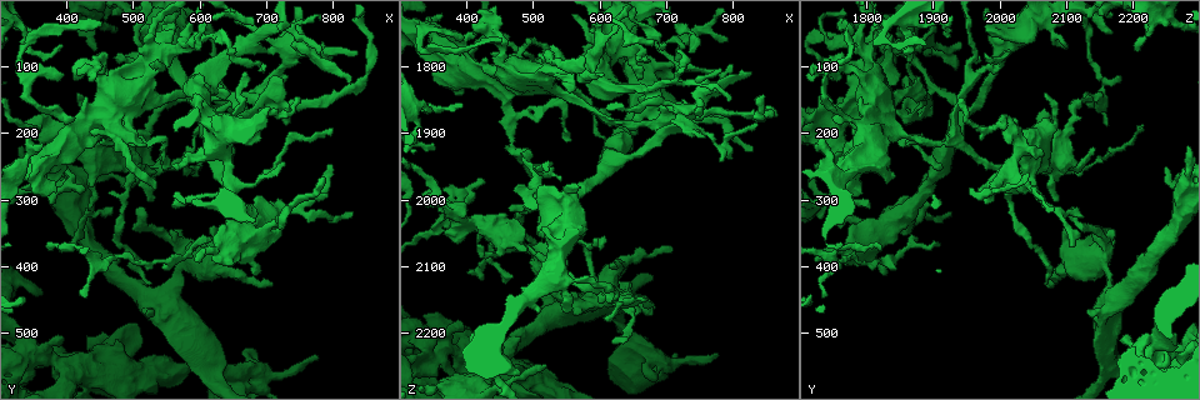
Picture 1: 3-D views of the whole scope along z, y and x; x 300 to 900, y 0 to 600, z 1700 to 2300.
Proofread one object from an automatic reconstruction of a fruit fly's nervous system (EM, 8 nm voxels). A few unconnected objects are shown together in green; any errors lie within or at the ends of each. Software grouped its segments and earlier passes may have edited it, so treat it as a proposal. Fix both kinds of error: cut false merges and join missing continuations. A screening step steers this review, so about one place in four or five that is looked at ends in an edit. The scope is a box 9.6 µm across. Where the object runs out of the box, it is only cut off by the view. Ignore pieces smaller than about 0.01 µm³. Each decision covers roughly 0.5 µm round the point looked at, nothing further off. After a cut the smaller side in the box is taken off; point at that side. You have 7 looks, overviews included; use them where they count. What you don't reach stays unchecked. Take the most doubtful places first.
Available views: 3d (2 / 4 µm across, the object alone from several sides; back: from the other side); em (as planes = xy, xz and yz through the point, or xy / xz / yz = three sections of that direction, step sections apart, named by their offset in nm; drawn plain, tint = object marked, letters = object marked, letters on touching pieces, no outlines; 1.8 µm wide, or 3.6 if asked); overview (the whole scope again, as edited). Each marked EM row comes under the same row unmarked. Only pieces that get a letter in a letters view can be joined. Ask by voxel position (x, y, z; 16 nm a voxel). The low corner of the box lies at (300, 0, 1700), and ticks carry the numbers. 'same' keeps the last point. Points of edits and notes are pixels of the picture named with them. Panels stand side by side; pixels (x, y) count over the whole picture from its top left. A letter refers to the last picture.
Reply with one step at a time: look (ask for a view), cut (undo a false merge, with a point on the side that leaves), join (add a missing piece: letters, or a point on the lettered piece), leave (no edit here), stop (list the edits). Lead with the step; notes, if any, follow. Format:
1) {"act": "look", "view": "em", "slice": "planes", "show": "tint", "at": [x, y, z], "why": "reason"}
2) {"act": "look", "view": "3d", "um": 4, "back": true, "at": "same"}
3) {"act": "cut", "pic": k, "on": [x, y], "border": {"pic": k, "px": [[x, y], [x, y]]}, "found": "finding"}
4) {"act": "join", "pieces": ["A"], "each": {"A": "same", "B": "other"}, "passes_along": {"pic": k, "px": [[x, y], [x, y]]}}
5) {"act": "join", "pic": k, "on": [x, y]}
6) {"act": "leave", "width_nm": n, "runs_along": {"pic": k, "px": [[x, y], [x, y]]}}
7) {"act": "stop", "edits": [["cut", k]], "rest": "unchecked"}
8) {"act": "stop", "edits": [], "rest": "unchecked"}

{"act": "look", "view": "em", "um": 3.6, "slice": "planes", "show": "letters", "at": [350, 530, 2220], "why": "sharp bend"}

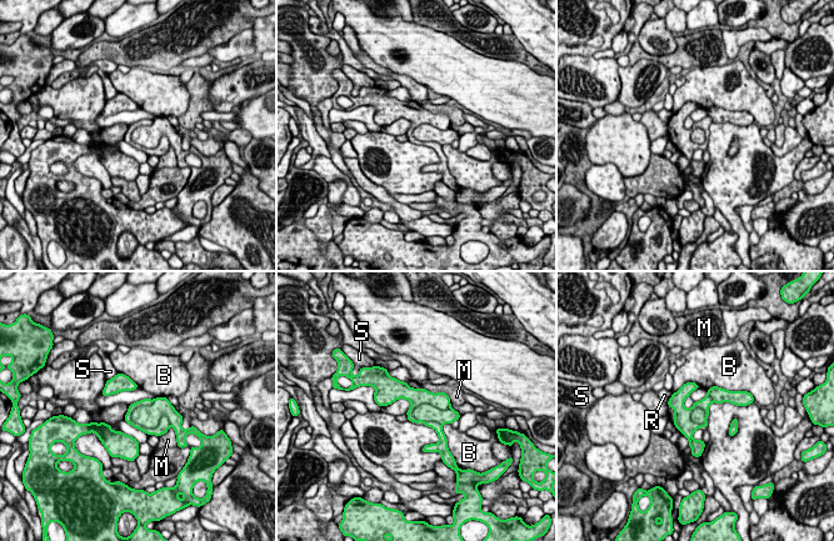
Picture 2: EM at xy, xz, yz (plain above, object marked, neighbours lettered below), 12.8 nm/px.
{"act": "cut", "pic": 2, "on": [163, 426], "width_nm": 320, "each": {"B": "other", "M": "other", "R": "other", "S": "other"}, "border": {"pic": 2, "px": [[131, 412], [170, 425]]}, "found": "a second neuron is stuck on"}

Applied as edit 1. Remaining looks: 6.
{"act": "look", "view": "em", "slice": "planes", "show": "tint", "at": [565, 250, 2060], "why": "abrupt turn"}

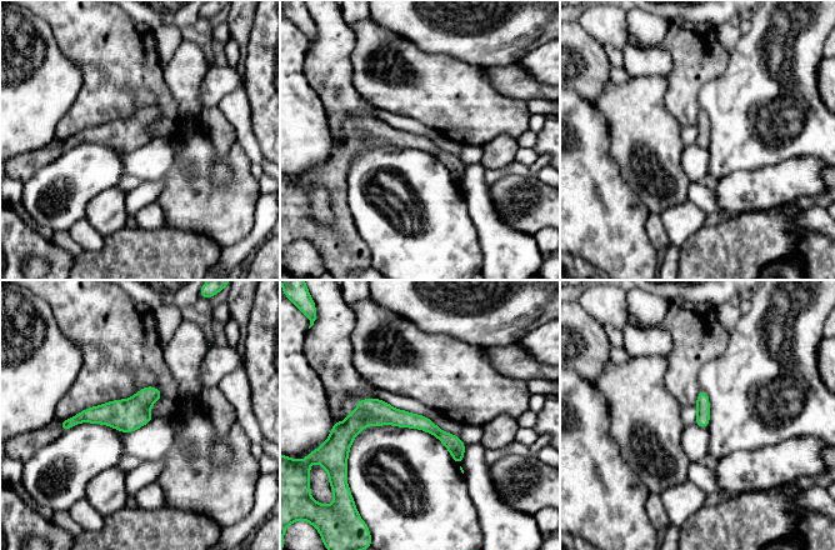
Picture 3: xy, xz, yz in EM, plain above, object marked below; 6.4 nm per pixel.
{"act": "look", "view": "em", "slice": "planes", "show": "letters", "at": "same", "why": "what lies round it"}

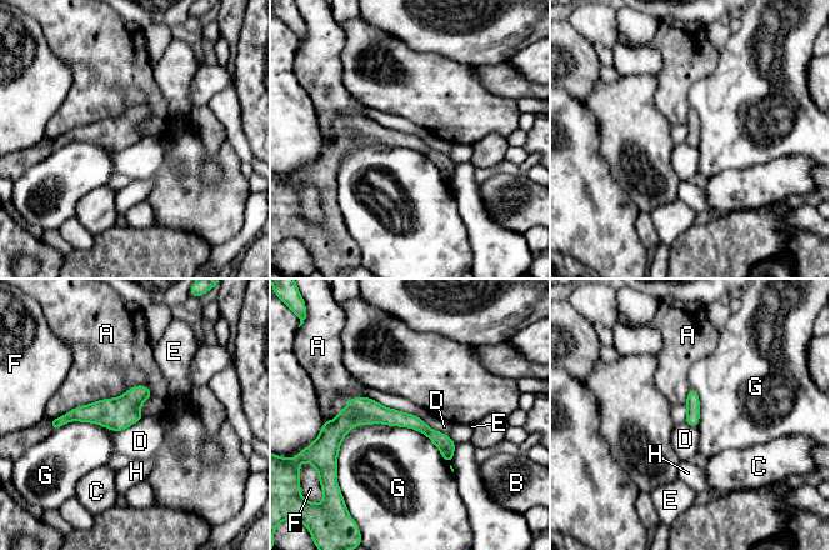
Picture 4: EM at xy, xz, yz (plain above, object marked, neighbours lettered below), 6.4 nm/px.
{"act": "leave", "width_nm": 80, "each": {"A": "other", "B": "other", "C": "other", "D": "other", "E": "other", "F": "other", "G": "other", "H": "other"}, "runs_along": {"pic": 4, "px": [[335, 425], [411, 420], [450, 453]]}, "found": "all the same neuron"}

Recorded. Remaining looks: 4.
{"act": "look", "view": "em", "slice": "planes", "show": "letters", "at": [725, 185, 1865], "why": "an open end"}

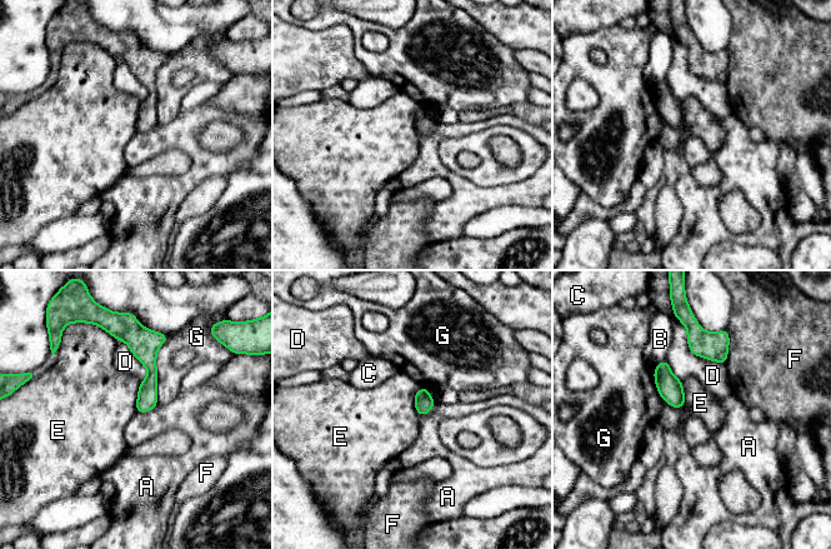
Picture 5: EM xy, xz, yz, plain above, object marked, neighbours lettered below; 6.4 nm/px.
{"act": "leave", "each": {"A": "other", "B": "other", "C": "other", "D": "other", "E": "other", "F": "other", "G": "other"}, "runs_along": {"pic": 5, "px": [[126, 335], [151, 367], [144, 409]]}, "found": "none of them fits"}

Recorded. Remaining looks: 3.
{"act": "stop", "edits": [["cut", 2]], "rest": "unchecked"}

